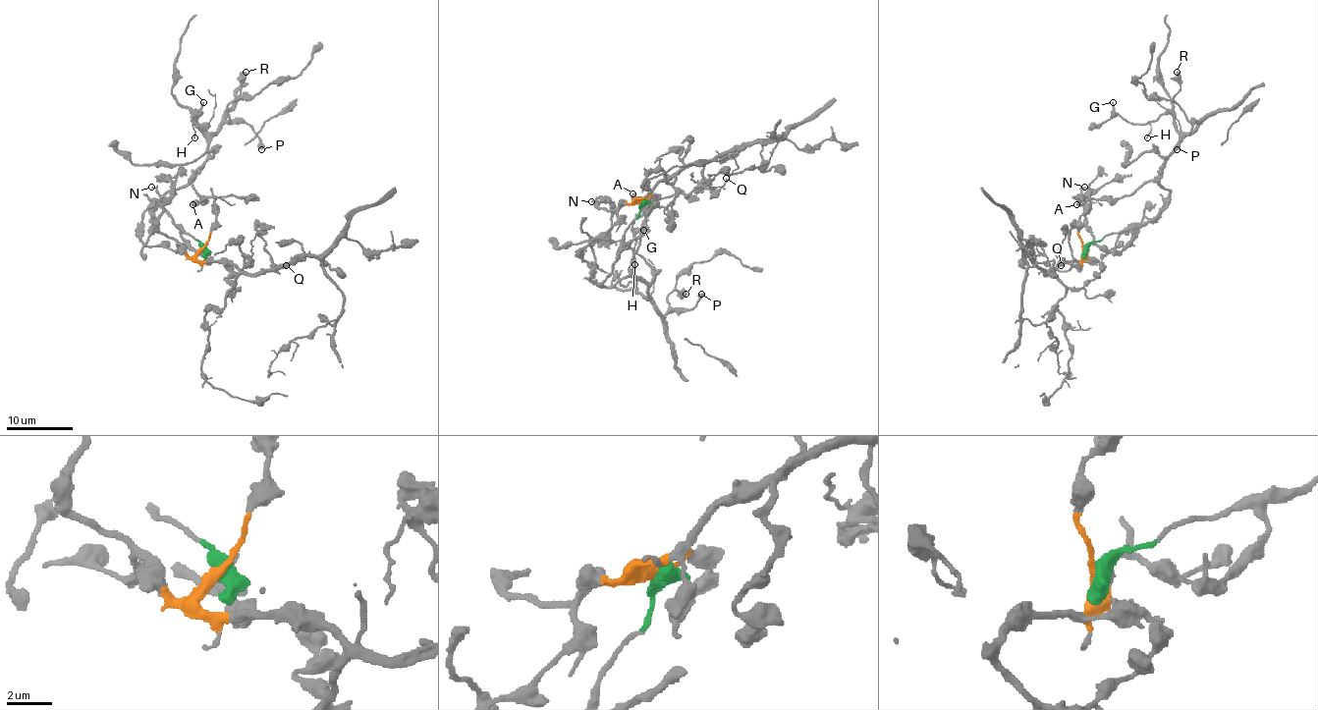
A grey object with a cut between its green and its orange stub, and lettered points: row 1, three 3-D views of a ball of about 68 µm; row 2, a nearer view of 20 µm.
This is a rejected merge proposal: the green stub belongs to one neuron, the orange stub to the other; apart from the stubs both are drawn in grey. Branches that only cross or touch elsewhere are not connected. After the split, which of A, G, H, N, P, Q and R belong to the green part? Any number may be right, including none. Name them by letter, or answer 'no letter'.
A, G, H, P, R

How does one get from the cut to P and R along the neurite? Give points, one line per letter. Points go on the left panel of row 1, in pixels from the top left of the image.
P: (202, 248), (162, 205), (162, 197), (186, 184), (207, 156), (207, 141), (224, 123), (247, 123), (262, 149)
R: (202, 248), (178, 226), (162, 197), (186, 184), (207, 156), (207, 141), (229, 121), (227, 106), (246, 72)

